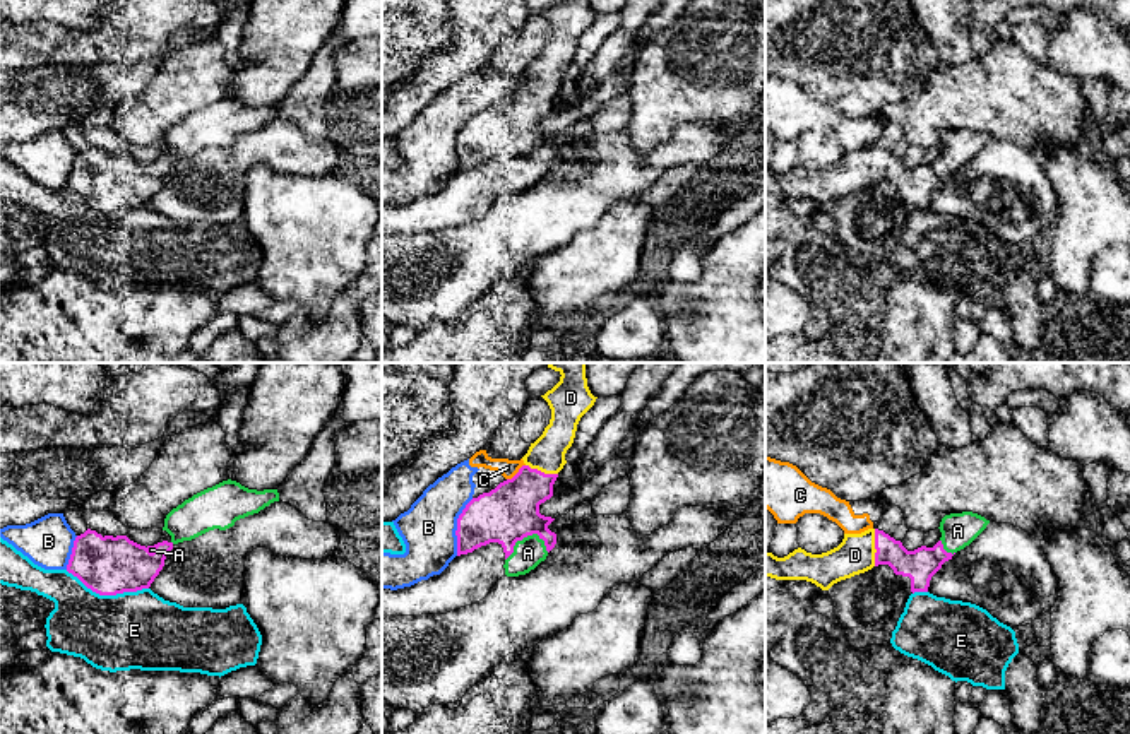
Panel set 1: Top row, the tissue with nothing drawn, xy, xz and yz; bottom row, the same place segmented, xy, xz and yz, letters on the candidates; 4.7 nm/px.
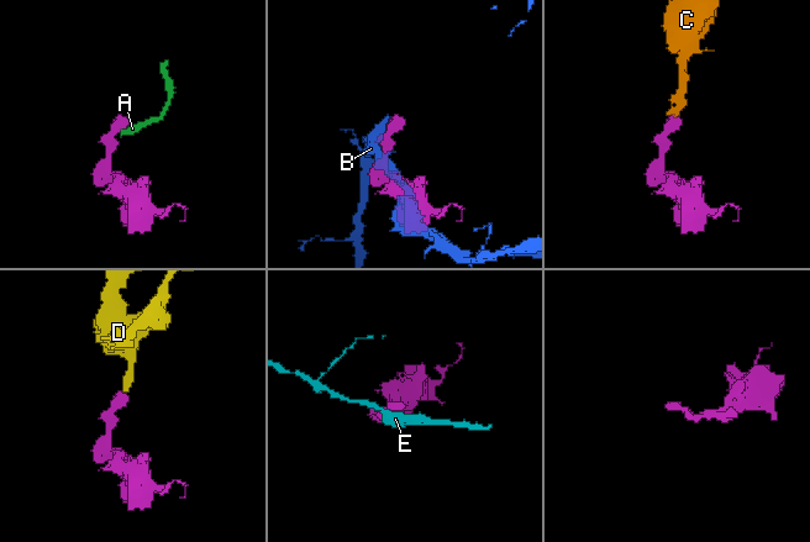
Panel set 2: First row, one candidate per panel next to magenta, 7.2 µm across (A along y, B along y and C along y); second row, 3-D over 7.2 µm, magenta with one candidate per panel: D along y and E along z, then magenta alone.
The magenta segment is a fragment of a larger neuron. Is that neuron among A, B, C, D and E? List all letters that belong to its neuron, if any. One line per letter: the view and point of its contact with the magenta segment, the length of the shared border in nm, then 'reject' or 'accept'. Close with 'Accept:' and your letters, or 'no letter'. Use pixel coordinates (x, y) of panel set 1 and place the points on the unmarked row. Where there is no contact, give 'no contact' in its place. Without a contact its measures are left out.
A: meets magenta in xz at (521, 156); contact 220 nm long; reject
B: meets magenta in xz at (457, 144); contact 280 nm long; reject
C: meets magenta in xz at (517, 89); contact 120 nm long; reject
D: meets magenta in yz at (875, 165); contact 180 nm long; accept
E: meets magenta in xy at (107, 211); contact 400 nm long; reject
Accept: D

